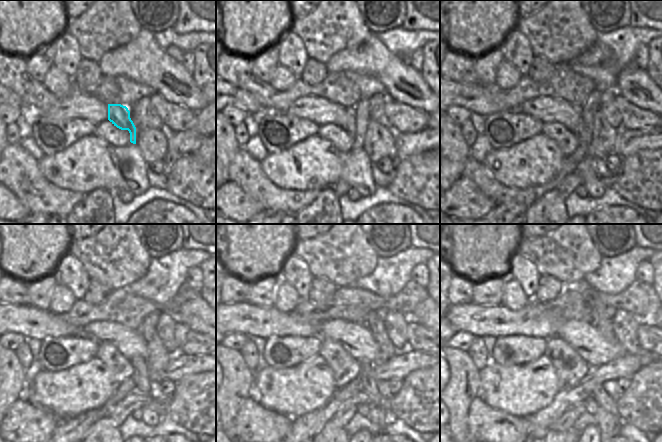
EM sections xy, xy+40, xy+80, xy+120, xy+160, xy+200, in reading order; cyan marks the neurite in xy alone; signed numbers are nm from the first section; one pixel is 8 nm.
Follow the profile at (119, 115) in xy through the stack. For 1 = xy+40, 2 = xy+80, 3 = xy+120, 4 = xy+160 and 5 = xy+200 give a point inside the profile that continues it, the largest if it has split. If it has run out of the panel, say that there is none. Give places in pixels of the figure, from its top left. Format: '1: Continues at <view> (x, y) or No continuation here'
1: Continues at xy+40 (357, 120)
2: Continues at xy+80 (594, 102)
3: Continues at xy+120 (143, 381)
4: Continues at xy+160 (368, 383)
5: Continues at xy+200 (604, 400).

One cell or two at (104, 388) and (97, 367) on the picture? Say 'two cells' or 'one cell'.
one cell

